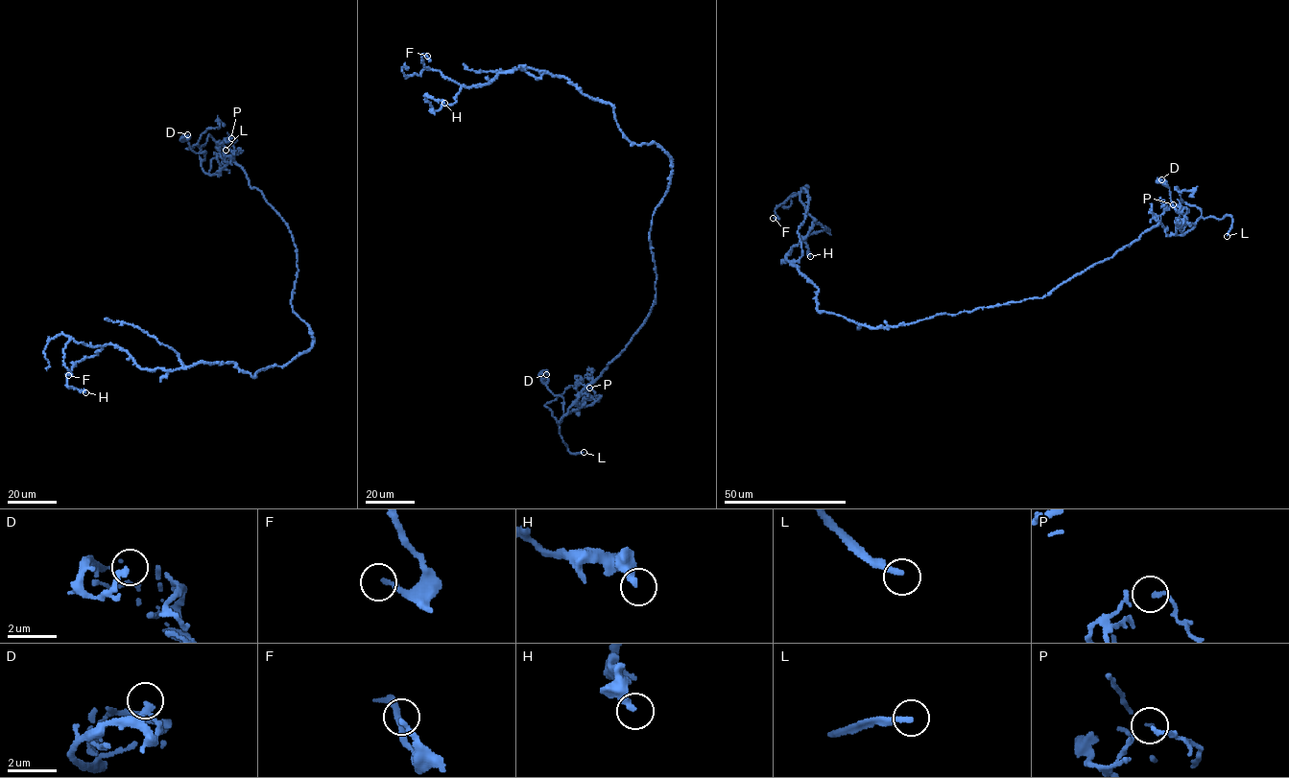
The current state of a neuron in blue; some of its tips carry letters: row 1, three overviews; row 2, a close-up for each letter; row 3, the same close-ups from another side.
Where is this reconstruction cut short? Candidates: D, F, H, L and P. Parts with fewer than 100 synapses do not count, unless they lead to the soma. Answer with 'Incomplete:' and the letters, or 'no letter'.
Incomplete: L

